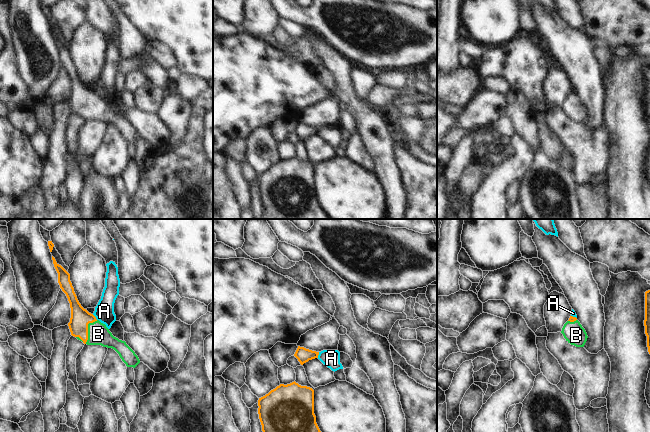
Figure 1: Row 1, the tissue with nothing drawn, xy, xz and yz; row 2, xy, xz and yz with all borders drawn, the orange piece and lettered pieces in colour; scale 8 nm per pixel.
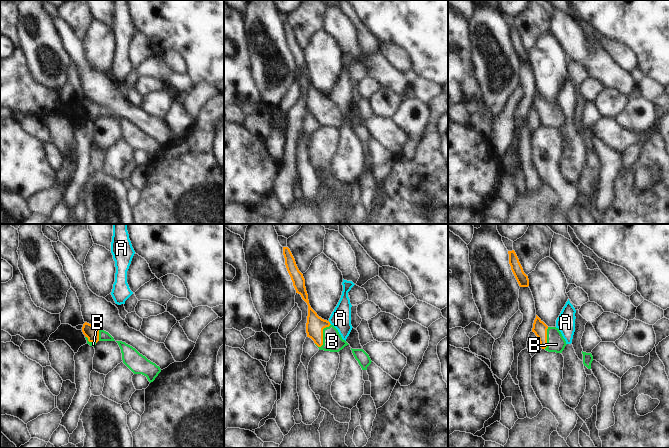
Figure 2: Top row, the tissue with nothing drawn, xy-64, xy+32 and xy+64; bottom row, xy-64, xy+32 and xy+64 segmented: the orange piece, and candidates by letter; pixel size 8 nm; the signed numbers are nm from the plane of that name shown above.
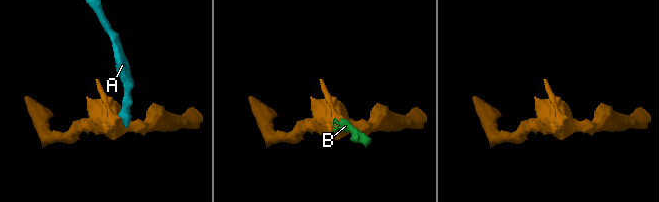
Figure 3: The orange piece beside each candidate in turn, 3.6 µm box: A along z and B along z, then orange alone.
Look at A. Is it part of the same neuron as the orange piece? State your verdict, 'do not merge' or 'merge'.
do not merge

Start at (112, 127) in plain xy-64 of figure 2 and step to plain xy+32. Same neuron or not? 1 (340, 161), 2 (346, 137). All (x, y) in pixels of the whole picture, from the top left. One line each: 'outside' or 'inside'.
1: outside
2: outside

